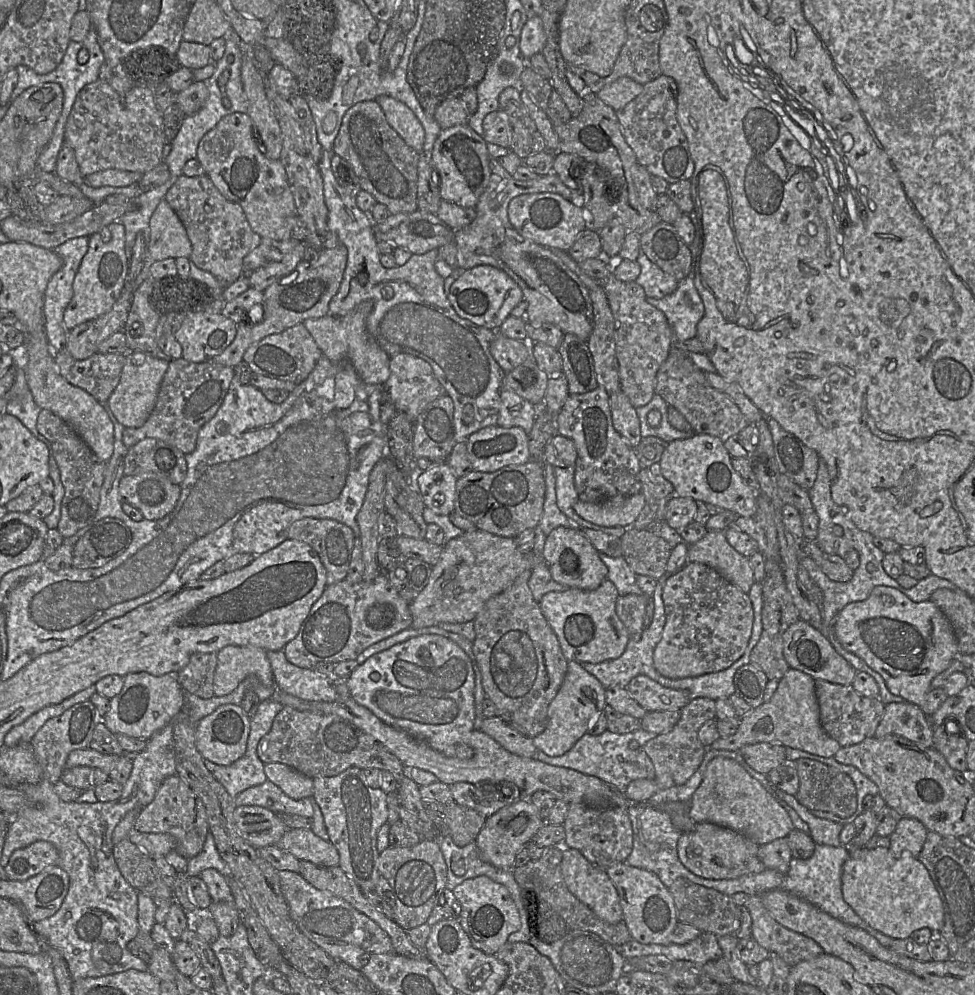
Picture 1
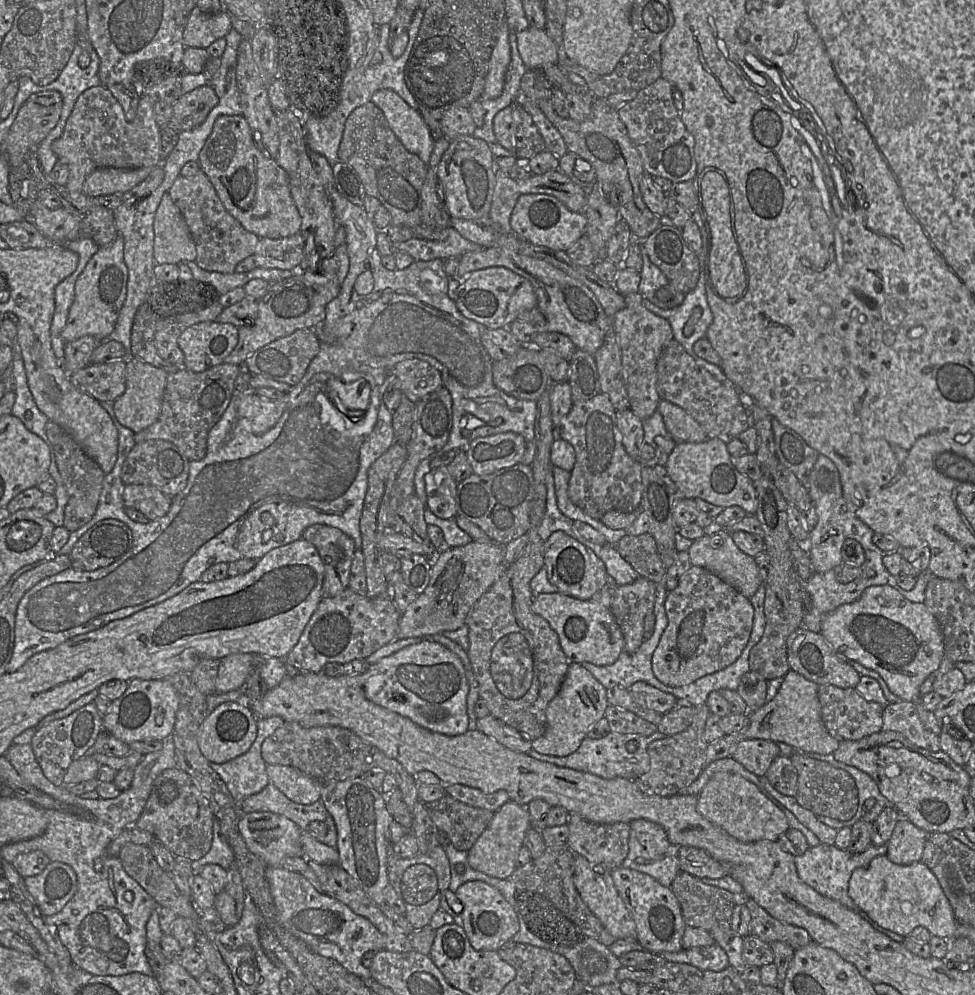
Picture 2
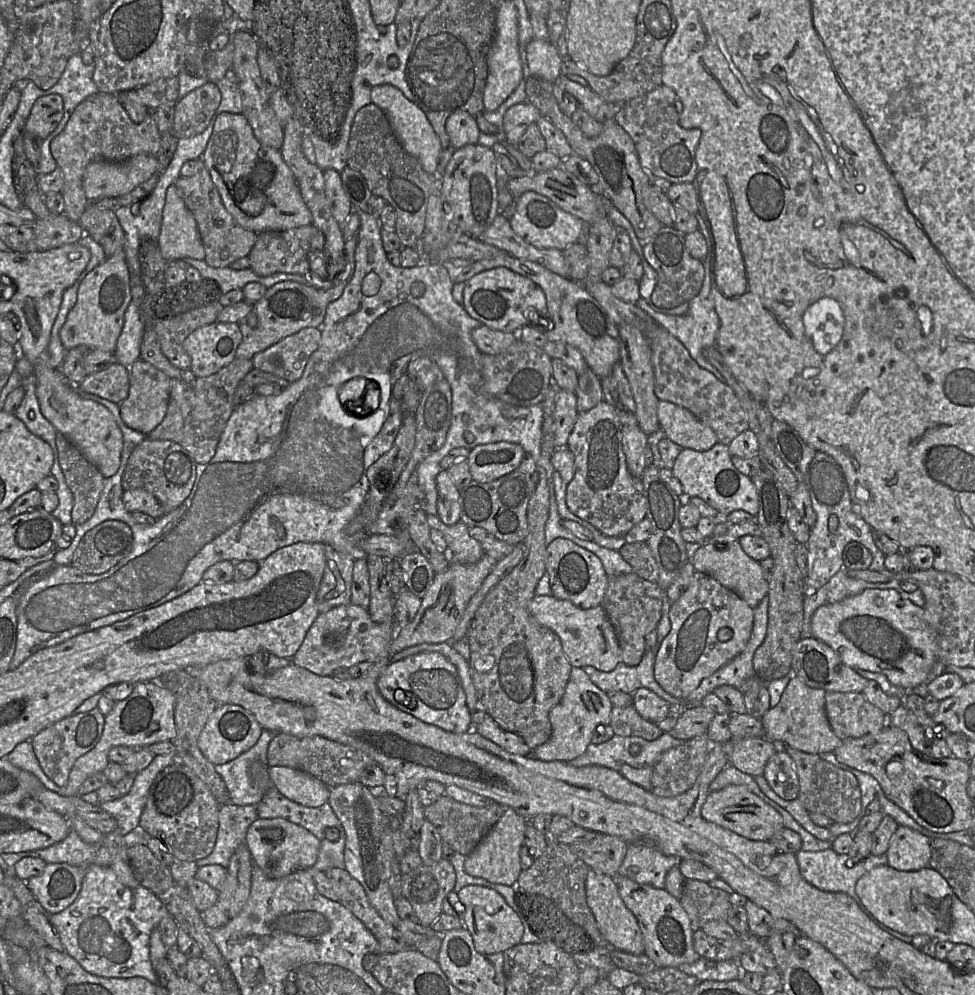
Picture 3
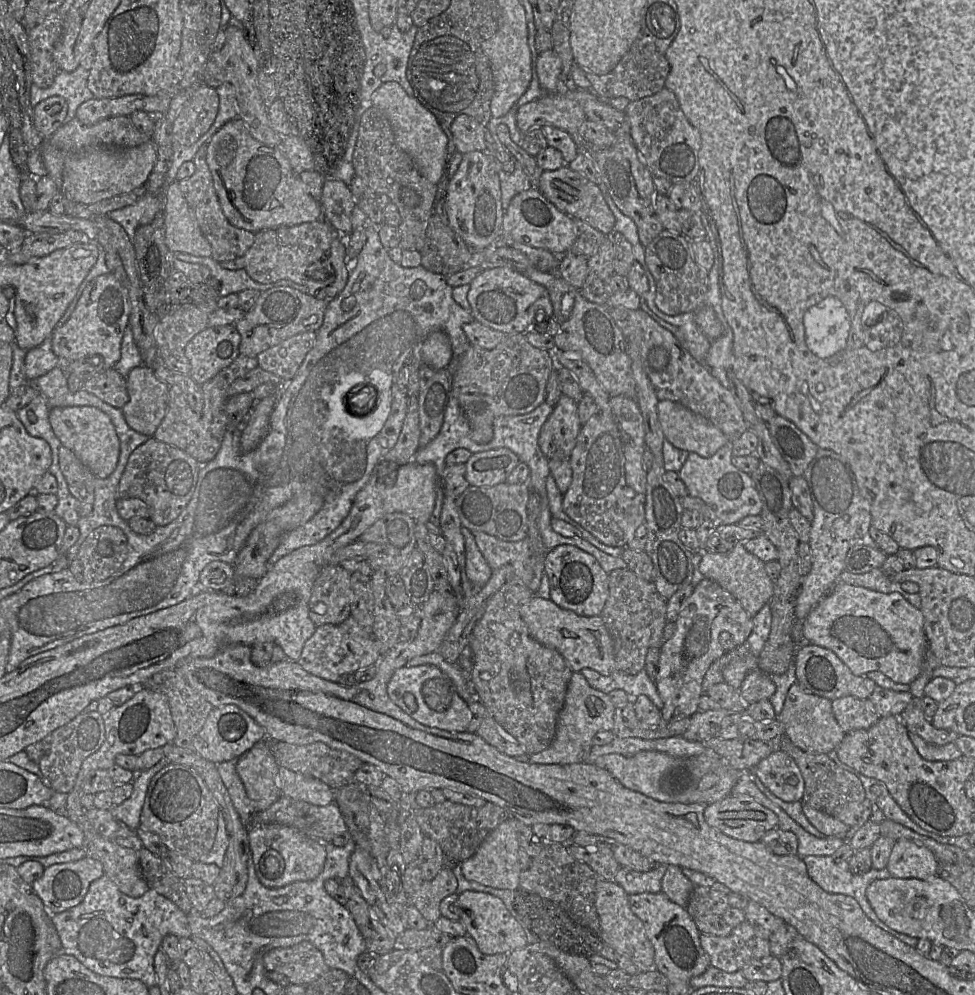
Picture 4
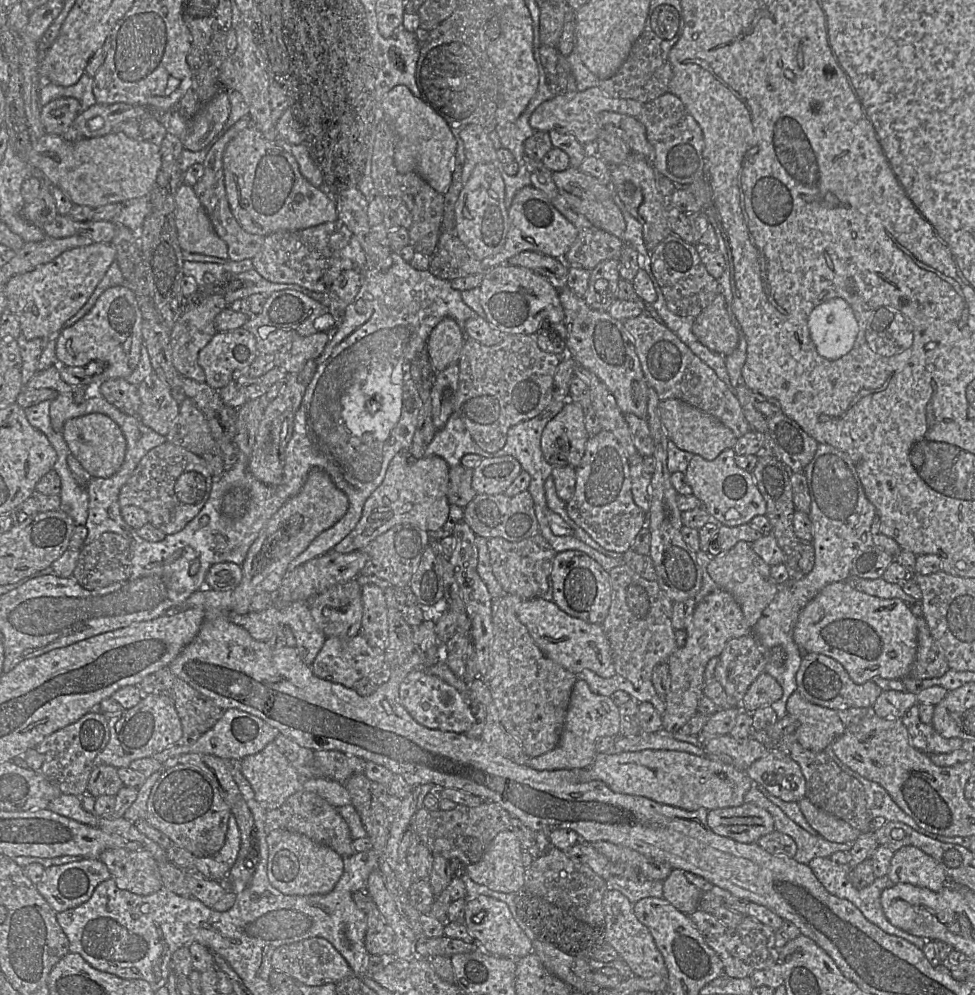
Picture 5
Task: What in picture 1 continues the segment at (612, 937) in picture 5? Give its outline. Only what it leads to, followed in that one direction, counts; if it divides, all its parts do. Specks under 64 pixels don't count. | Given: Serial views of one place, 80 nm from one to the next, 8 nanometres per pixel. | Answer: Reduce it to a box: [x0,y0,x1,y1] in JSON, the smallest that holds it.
[561,848,623,924]

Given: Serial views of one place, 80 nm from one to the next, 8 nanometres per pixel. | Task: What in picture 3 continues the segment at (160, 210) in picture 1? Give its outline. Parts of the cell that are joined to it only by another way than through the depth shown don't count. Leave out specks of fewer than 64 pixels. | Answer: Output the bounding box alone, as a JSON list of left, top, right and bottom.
[158,184,205,261]

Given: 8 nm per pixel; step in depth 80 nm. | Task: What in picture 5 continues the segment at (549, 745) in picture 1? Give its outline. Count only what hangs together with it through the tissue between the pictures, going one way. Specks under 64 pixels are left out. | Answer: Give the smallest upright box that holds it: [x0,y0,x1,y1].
[527,679,619,770]

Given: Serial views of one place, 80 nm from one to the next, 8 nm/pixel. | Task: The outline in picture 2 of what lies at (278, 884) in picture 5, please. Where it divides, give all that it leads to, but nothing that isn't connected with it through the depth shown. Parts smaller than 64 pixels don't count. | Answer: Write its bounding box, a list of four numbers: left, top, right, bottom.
[238,812,304,867]

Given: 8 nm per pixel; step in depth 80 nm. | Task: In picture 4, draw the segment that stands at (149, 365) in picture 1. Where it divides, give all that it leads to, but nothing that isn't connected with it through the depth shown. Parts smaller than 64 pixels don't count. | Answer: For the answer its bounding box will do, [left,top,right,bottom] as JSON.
[121,364,169,437]

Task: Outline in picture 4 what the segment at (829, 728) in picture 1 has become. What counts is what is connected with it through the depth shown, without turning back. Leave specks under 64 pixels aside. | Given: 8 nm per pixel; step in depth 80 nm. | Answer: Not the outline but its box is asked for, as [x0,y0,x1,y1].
[832,696,880,734]

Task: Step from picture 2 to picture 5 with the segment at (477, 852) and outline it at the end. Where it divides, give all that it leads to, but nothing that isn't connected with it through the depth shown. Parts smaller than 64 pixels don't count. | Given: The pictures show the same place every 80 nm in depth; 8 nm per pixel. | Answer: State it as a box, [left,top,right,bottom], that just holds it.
[465,829,525,893]

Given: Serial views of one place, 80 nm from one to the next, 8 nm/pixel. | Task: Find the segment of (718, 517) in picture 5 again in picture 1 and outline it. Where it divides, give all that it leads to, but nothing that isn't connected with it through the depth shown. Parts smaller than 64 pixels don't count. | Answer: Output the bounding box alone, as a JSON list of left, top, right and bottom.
[659,433,758,517]

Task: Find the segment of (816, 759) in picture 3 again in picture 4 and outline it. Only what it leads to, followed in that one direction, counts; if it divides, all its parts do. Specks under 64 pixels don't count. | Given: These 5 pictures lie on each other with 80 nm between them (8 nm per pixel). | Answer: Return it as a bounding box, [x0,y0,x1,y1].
[776,735,866,825]

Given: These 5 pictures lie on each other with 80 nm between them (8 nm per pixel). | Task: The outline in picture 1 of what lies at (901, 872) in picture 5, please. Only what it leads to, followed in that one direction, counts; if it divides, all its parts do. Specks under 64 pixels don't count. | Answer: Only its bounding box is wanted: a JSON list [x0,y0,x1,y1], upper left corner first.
[889,816,928,857]

